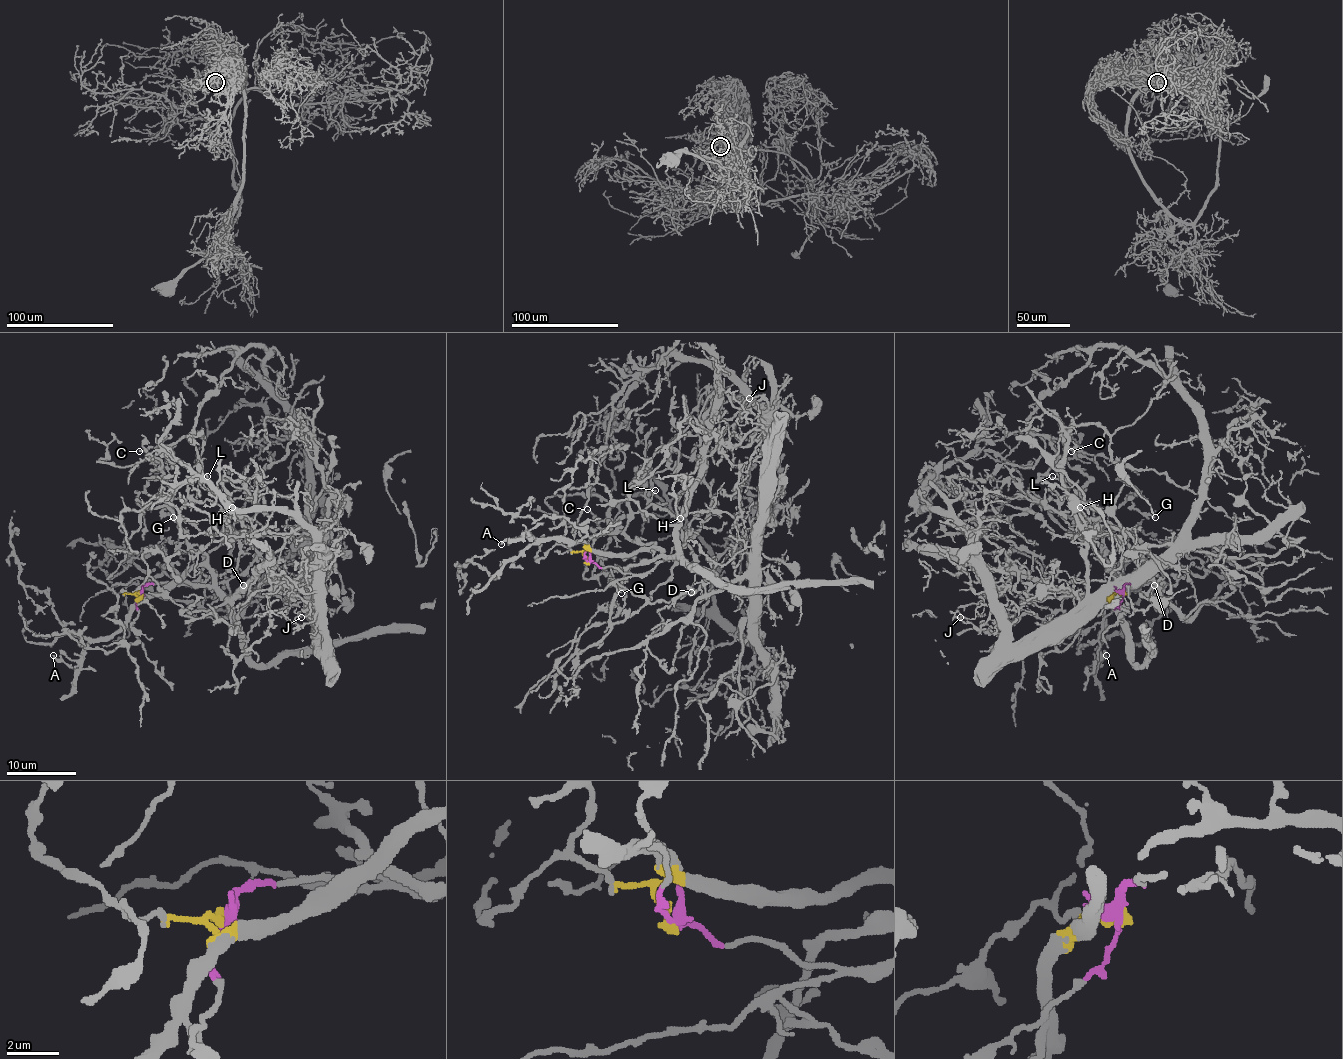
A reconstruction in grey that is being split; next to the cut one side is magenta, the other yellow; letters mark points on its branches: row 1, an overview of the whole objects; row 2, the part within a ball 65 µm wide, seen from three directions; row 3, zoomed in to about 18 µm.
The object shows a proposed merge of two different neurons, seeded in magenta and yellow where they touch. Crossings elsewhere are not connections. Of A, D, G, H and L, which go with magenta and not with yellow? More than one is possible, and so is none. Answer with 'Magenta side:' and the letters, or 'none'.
Magenta side: H

